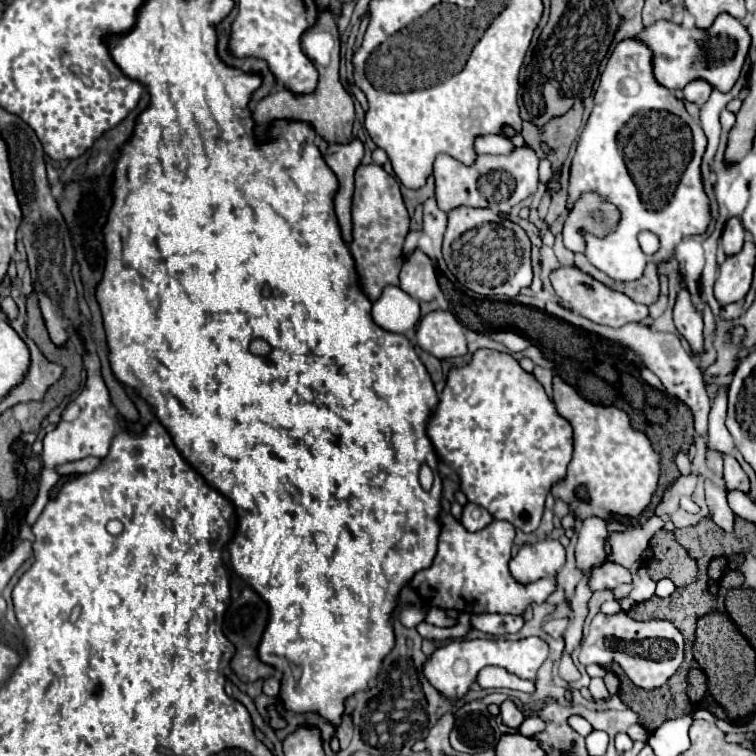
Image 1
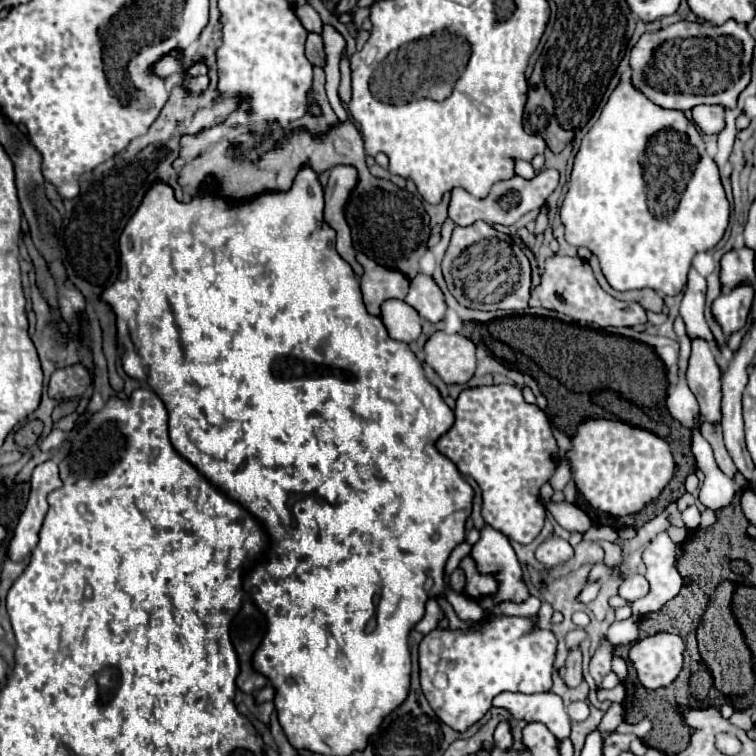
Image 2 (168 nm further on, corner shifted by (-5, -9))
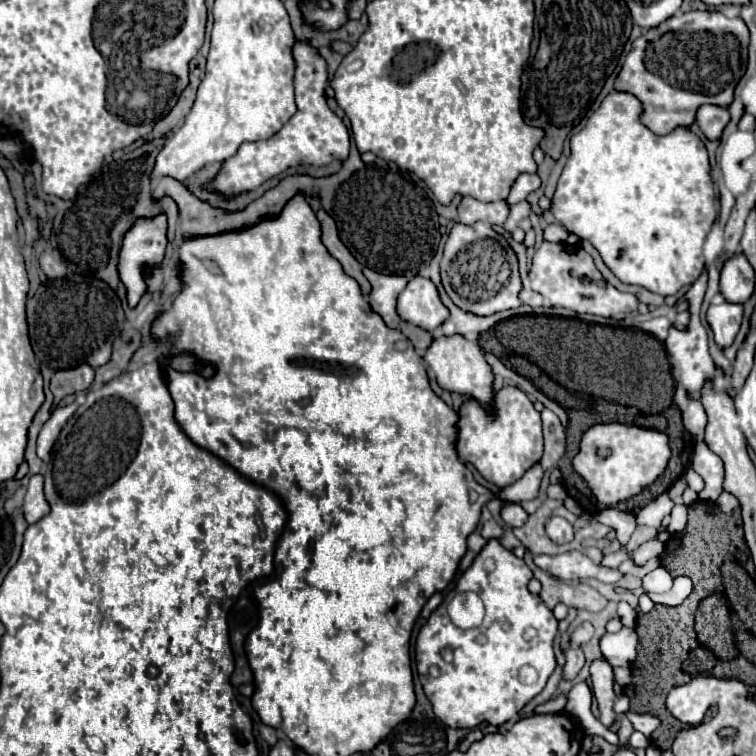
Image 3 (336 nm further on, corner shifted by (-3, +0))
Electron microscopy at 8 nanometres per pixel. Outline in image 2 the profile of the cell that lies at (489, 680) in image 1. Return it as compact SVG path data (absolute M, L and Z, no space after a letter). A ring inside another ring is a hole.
M499 693L493 699L493 705L507 709L515 719L523 719L527 723L545 723L557 739L567 739L571 735L571 719L567 715L567 707L555 693Z

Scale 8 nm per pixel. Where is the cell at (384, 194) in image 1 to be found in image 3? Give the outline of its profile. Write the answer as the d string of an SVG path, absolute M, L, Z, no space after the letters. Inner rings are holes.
M363 268L363 274L371 282L371 294L367 296L371 308L383 318L383 322L389 328L397 328L399 314L397 314L395 304L397 304L399 292L407 284L407 278L403 278L403 276L385 276L385 274L379 274L371 268Z

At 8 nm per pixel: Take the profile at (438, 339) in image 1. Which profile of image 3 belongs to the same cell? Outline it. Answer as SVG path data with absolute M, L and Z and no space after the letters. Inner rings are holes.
M461 334L435 338L433 344L427 348L425 362L437 374L437 382L439 382L441 388L445 388L449 392L459 392L459 394L469 396L469 398L475 398L483 406L487 406L487 402L491 400L491 396L493 396L493 388L491 388L493 372L491 372L489 364L485 362L483 350L475 342L463 338Z

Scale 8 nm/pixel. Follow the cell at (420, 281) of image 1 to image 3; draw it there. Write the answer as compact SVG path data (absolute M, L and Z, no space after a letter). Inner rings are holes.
M413 276L407 282L407 288L399 294L397 312L403 320L429 332L449 318L449 310L443 306L437 286L423 276Z

